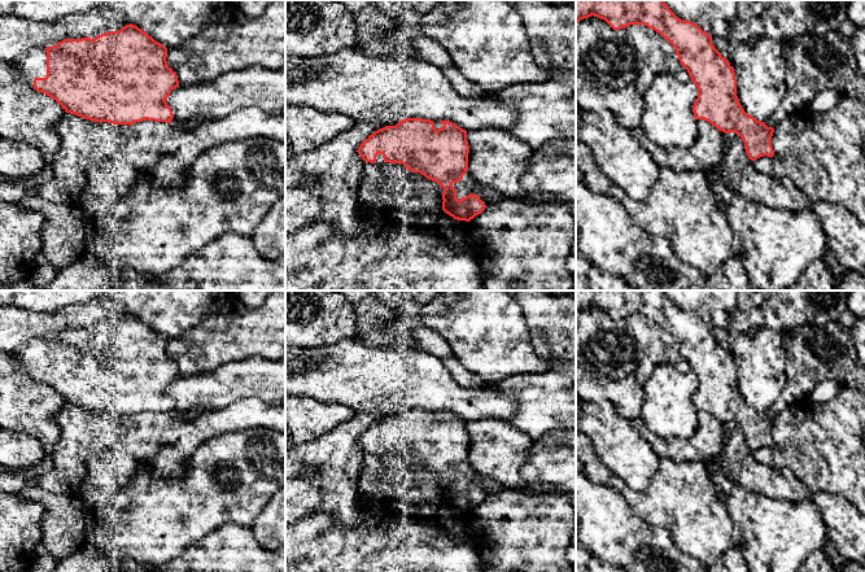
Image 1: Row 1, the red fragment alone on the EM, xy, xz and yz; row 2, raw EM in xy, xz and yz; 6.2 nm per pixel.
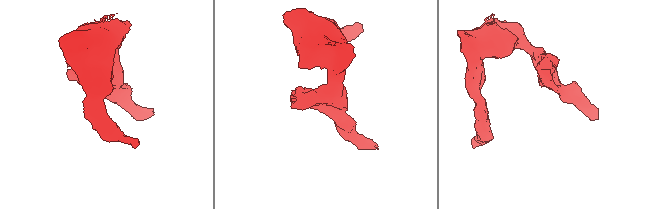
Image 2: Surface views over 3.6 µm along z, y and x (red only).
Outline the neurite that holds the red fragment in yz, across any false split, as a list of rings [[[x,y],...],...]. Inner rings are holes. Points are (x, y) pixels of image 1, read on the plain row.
[[[576,291],[576,315],[591,306],[604,310],[613,320],[645,315],[659,323],[674,337],[698,377],[694,409],[739,425],[751,451],[774,446],[774,419],[744,402],[737,387],[734,358],[696,314],[678,309],[664,291]]]

